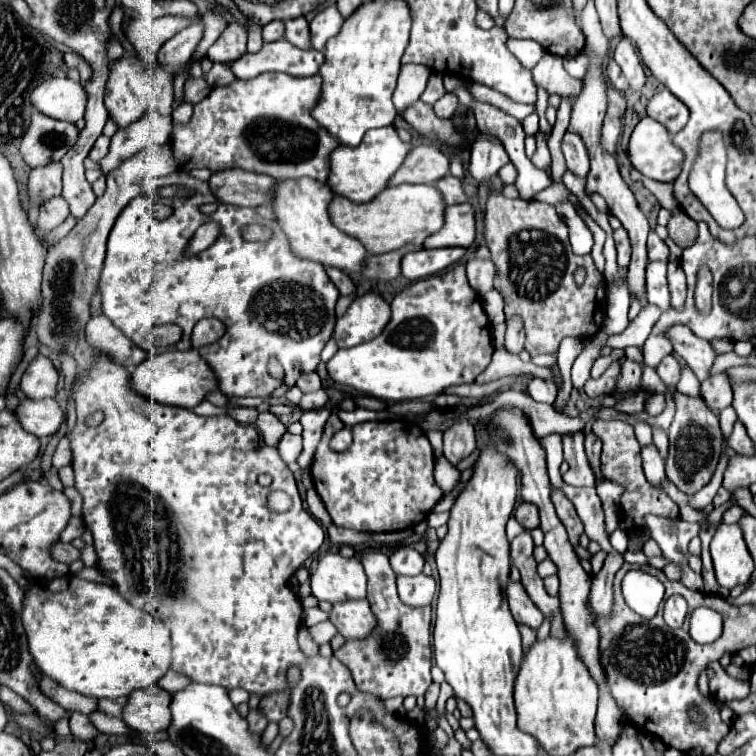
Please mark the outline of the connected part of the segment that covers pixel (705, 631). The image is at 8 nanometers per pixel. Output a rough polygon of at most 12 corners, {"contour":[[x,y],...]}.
{"contour":[[712,608],[690,616],[690,638],[710,644],[722,634],[722,616]]}

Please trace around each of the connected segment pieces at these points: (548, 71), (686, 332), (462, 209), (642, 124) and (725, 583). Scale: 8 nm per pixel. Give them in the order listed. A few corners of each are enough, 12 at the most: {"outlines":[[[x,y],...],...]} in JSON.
{"outlines":[[[560,56],[542,58],[530,74],[538,88],[572,104],[584,80],[568,76]],[[686,326],[668,338],[700,382],[710,378],[716,350]],[[470,202],[448,206],[446,222],[424,248],[462,246],[476,240]],[[642,118],[630,162],[642,176],[674,182],[684,152],[670,132]],[[720,524],[712,544],[716,580],[732,590],[754,572],[738,524]]]}

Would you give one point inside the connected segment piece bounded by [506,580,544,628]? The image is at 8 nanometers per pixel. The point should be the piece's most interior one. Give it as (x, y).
(524, 611)

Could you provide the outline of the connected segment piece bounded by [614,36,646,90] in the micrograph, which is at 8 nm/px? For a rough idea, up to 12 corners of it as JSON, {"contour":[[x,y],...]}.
{"contour":[[624,36],[614,48],[614,60],[632,90],[644,86],[636,44]]}

